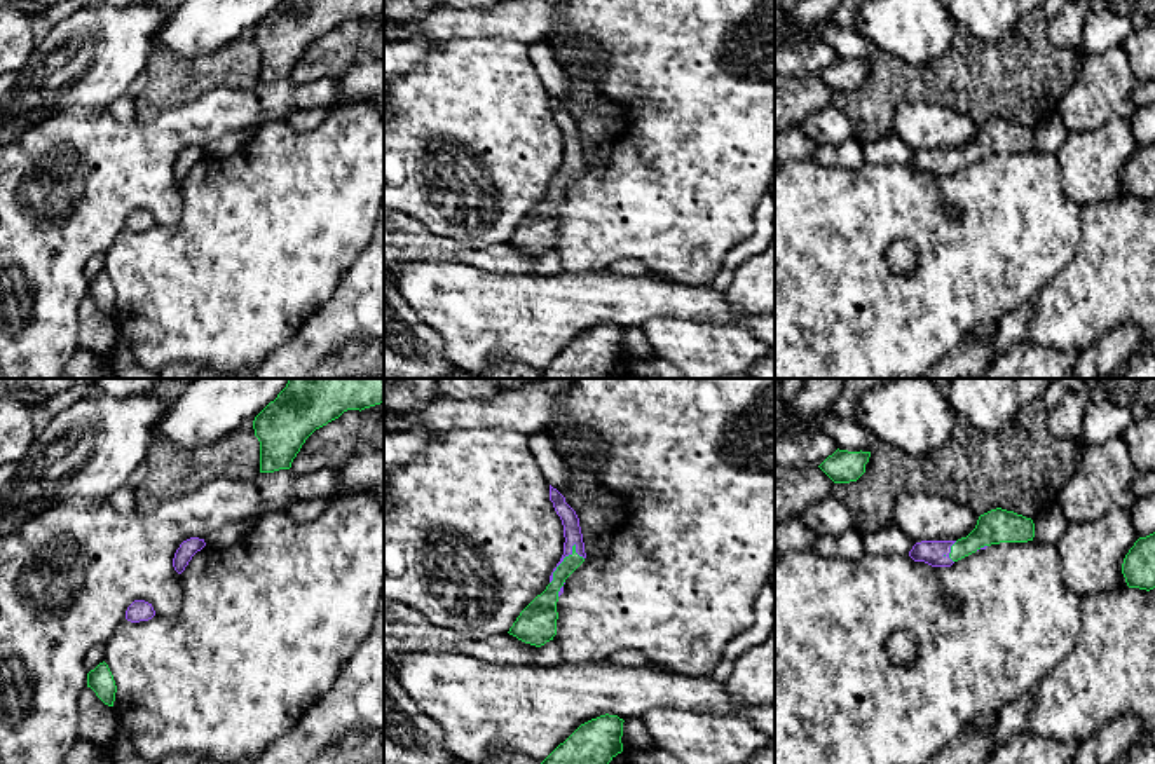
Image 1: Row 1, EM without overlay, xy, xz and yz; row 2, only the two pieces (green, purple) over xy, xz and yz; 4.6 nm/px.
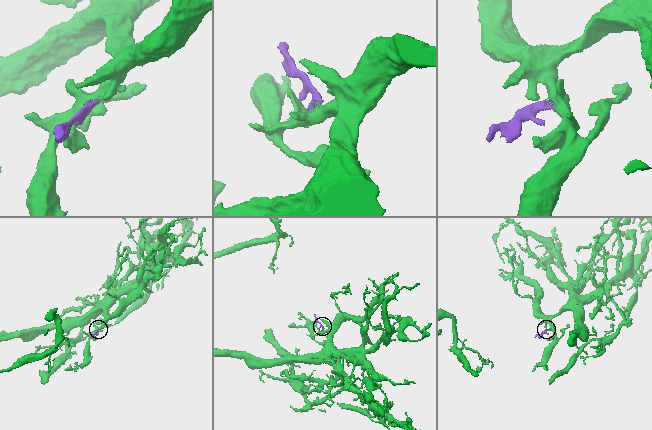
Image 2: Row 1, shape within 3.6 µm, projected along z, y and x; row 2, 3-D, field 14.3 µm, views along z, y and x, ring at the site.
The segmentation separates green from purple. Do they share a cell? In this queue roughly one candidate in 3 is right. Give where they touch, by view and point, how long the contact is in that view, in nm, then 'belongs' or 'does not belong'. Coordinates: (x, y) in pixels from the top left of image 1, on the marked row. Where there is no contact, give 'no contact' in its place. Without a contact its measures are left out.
contact xz (560, 564); length 220 nm; belongs

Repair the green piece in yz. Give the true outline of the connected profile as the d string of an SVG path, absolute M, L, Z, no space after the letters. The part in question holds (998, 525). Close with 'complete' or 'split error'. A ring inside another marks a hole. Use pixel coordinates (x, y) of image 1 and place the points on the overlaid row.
M991 509L979 516L975 529L958 541L921 541L912 546L909 556L932 567L951 567L954 562L1000 542L1028 542L1035 537L1031 518Z | split error

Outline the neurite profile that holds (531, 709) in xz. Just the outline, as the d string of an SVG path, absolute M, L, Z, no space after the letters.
M415 651L387 659L405 692L441 729L445 747L461 762L483 764L495 745L543 762L581 724L600 715L642 717L651 708L686 708L701 713L736 713L775 740L775 703L748 705L733 696L728 682L686 677L668 670L616 663L558 666L506 666L483 663L461 651Z

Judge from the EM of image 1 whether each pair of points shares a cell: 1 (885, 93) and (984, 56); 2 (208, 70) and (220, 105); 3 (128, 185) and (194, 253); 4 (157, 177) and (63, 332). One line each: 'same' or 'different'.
1: same
2: different
3: different
4: same

